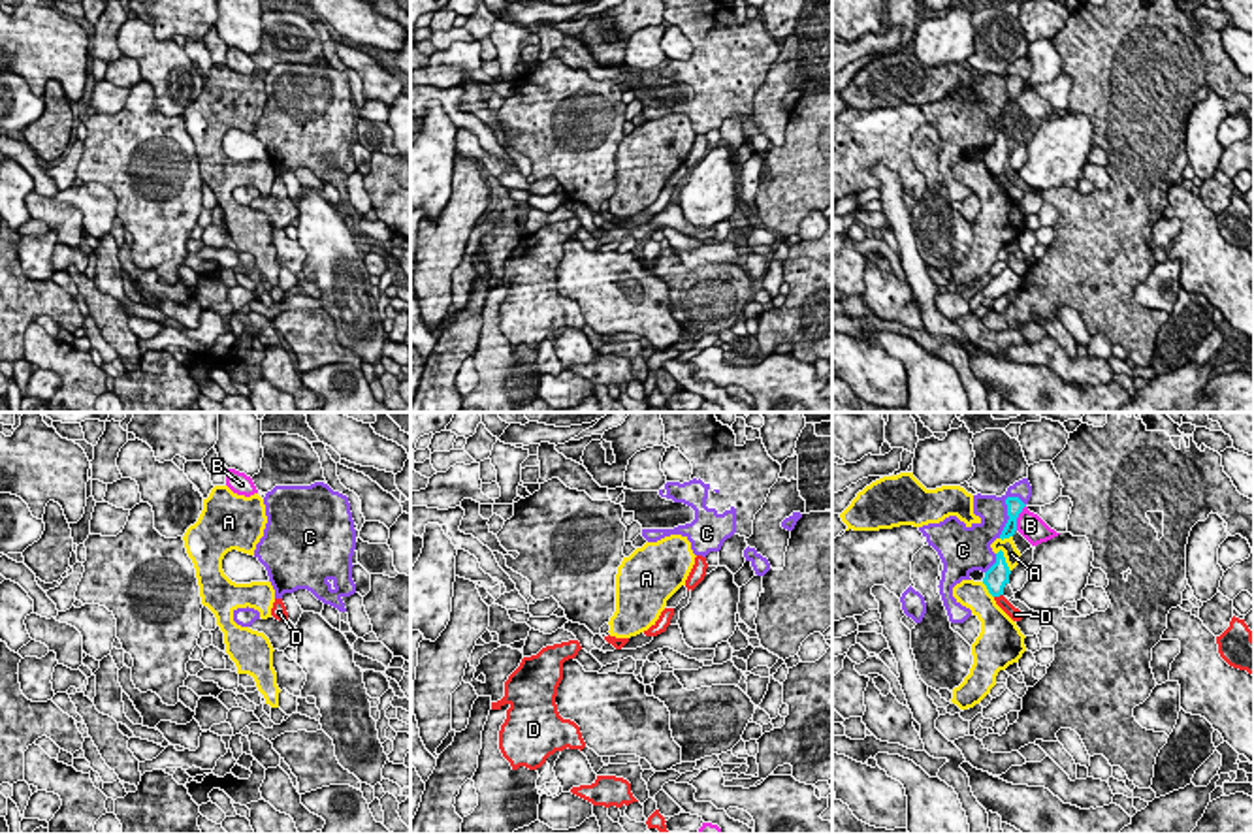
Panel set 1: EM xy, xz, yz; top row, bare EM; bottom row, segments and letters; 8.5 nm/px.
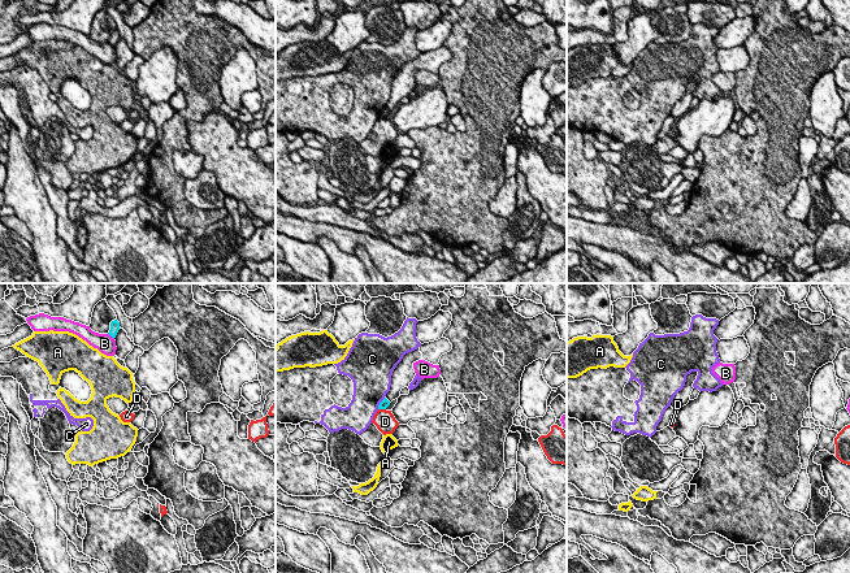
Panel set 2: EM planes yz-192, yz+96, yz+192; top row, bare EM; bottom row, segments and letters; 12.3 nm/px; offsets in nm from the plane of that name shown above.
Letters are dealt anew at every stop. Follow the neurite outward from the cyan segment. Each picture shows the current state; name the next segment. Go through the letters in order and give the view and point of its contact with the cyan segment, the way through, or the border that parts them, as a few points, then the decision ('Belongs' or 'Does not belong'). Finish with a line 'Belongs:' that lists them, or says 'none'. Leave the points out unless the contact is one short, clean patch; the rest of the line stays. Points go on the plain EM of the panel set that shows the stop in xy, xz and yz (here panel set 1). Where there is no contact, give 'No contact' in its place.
A: Touches cyan at yz (1004, 138). Does not belong
B: Touches cyan at yz (1017, 95). Boundary: yz (1025, 83), (1015, 108). Does not belong
C: Touches cyan at yz (1008, 91). Does not belong
D: Touches cyan at yz (998, 174). Boundary: yz (1002, 172), (995, 176). Does not belong
Belongs: none

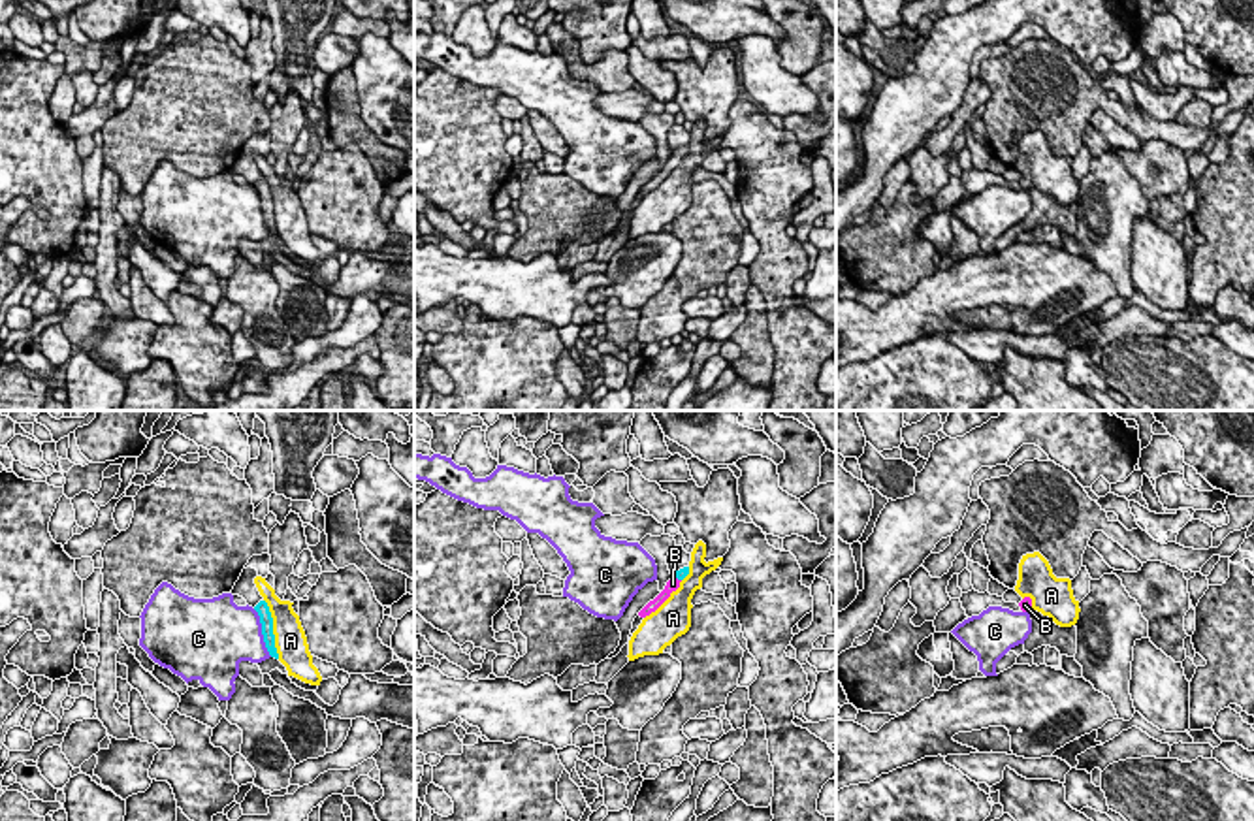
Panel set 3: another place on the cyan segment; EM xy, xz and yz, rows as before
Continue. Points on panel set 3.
A: Touches cyan at xy (272, 208). Does not belong
B: Touches cyan at xz (676, 155). Path across: xz (682, 151), (676, 155), (673, 162). Belongs
C: Touches cyan at xy (262, 211). Does not belong
Belongs: B

